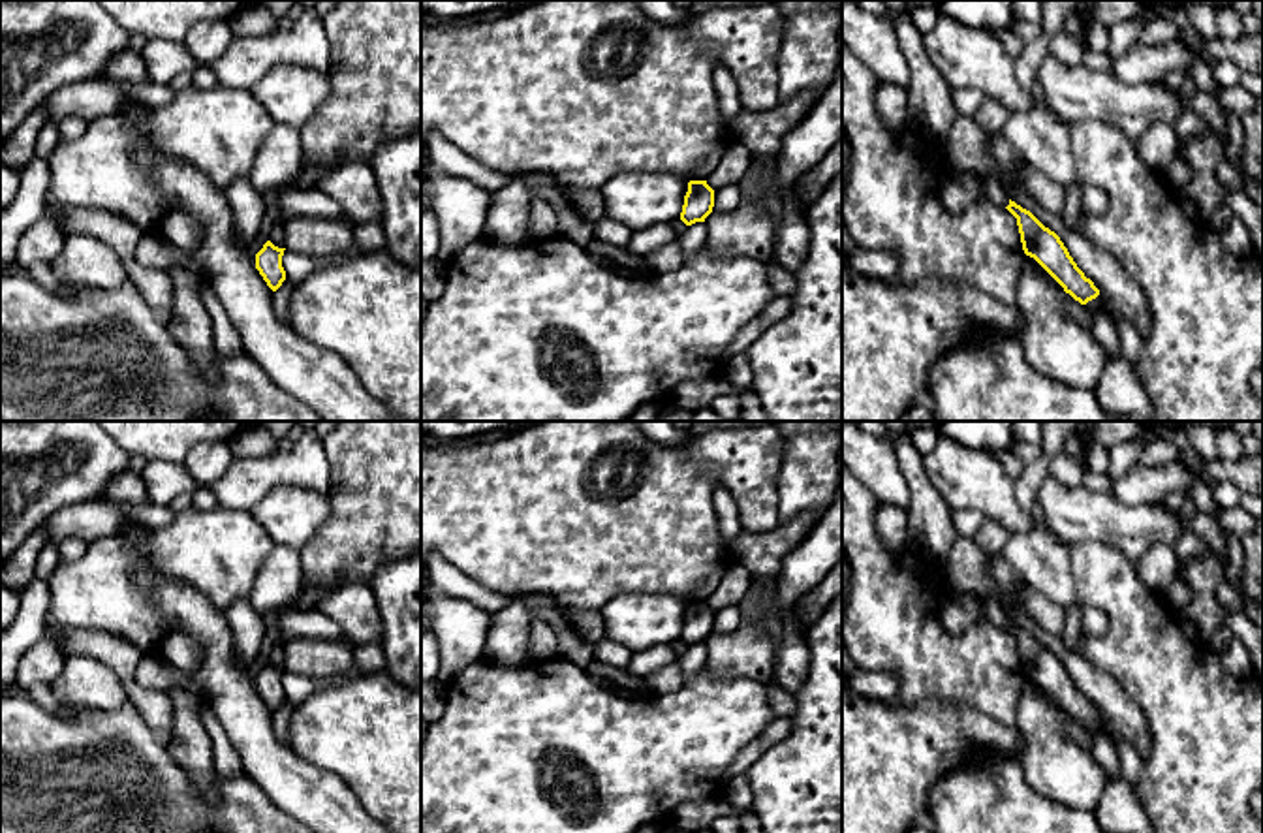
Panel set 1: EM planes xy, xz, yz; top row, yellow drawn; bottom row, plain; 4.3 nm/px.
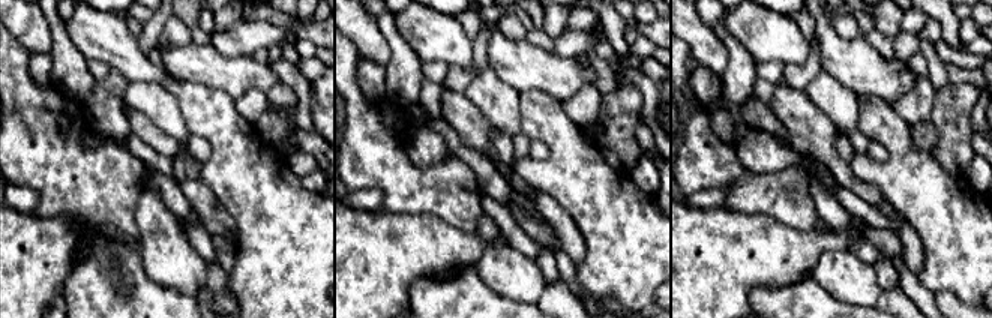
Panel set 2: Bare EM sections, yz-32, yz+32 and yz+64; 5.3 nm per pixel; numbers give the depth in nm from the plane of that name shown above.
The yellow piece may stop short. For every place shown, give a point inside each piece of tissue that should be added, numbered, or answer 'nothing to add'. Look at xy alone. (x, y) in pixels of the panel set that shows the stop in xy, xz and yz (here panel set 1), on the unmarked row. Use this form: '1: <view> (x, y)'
nothing to add

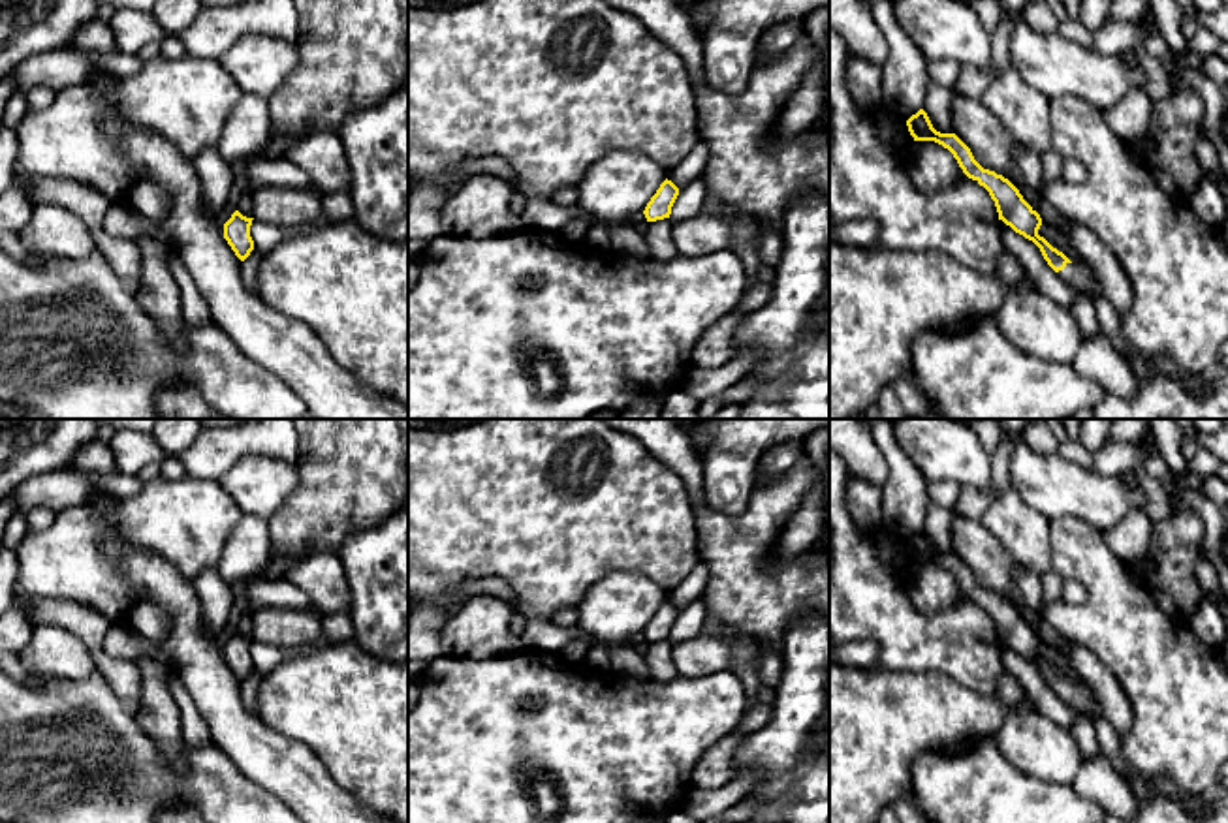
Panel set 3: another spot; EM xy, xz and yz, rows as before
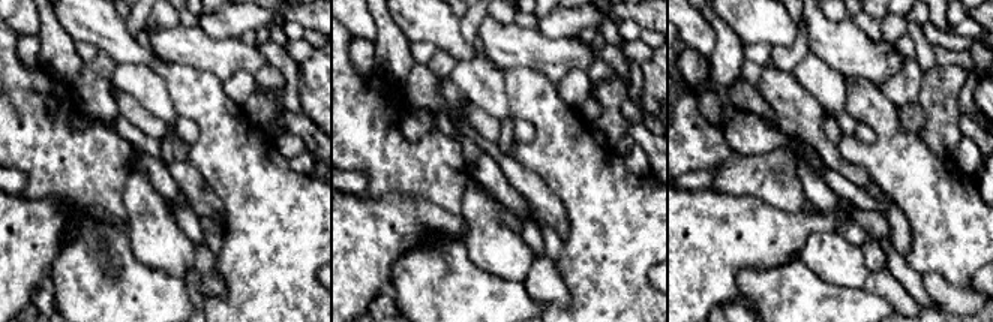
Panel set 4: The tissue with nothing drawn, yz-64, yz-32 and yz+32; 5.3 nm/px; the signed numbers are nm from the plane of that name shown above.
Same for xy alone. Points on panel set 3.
nothing to add

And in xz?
nothing to add

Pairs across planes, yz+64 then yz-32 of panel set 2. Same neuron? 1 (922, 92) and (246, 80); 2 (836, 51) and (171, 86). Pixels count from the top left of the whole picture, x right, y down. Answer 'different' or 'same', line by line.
1: different
2: different

